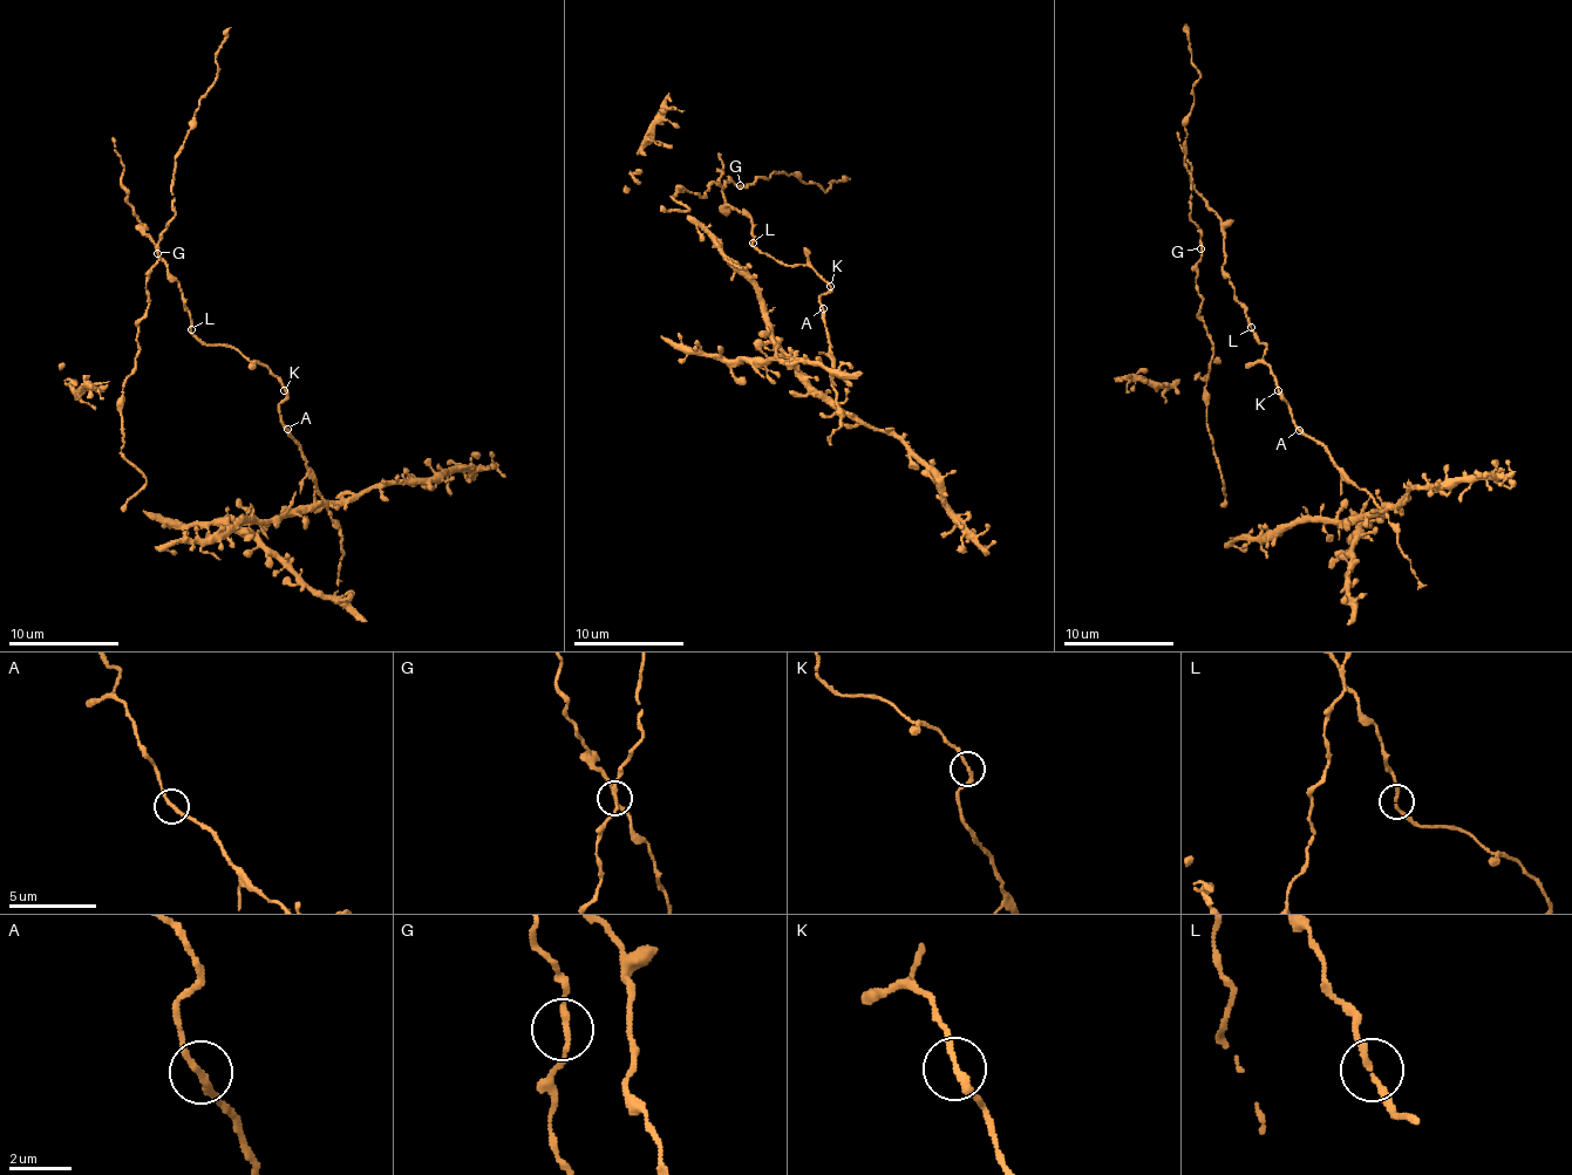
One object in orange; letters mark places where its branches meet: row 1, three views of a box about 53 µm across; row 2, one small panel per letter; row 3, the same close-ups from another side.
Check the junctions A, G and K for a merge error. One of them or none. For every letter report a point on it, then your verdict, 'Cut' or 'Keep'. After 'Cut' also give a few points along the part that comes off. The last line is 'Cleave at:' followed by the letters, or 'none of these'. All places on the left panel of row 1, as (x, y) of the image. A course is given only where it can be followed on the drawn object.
A: Place: (287, 429). Keep
G: Place: (157, 253). Keep
K: Place: (284, 390). Keep
Cleave at: none of these

